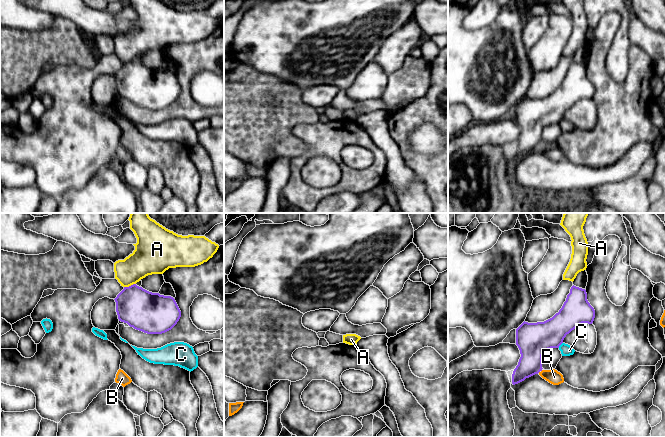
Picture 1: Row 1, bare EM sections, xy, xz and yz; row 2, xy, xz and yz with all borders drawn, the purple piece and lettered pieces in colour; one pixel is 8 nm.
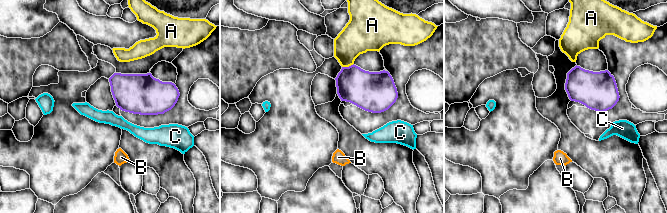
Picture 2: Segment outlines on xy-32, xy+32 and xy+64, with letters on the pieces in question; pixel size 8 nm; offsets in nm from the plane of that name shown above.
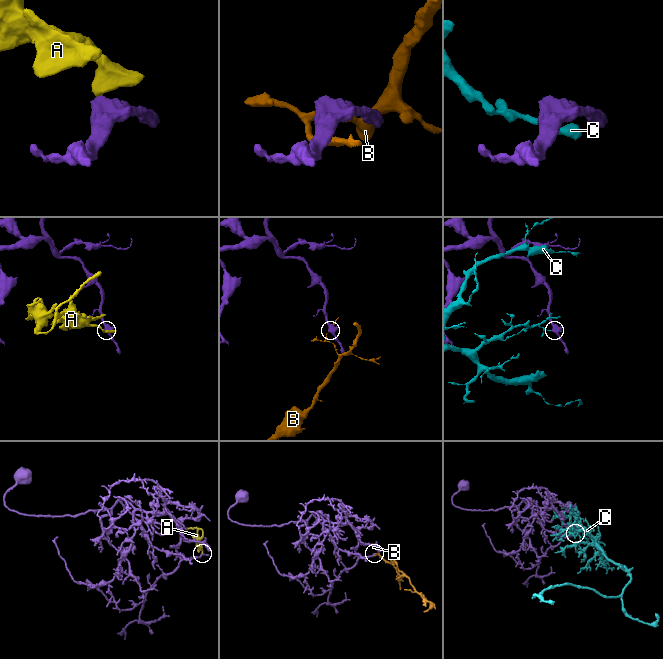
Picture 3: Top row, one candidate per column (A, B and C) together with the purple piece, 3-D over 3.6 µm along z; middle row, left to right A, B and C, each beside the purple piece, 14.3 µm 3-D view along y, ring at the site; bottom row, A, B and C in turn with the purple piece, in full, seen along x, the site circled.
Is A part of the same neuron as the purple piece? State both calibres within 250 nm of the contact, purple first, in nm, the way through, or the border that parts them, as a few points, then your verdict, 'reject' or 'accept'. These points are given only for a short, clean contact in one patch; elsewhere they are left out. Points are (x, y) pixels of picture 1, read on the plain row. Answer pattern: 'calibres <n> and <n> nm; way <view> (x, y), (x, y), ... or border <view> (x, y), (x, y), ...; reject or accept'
calibres 320 and 240 nm; border xy (135, 59), (124, 63); reject

